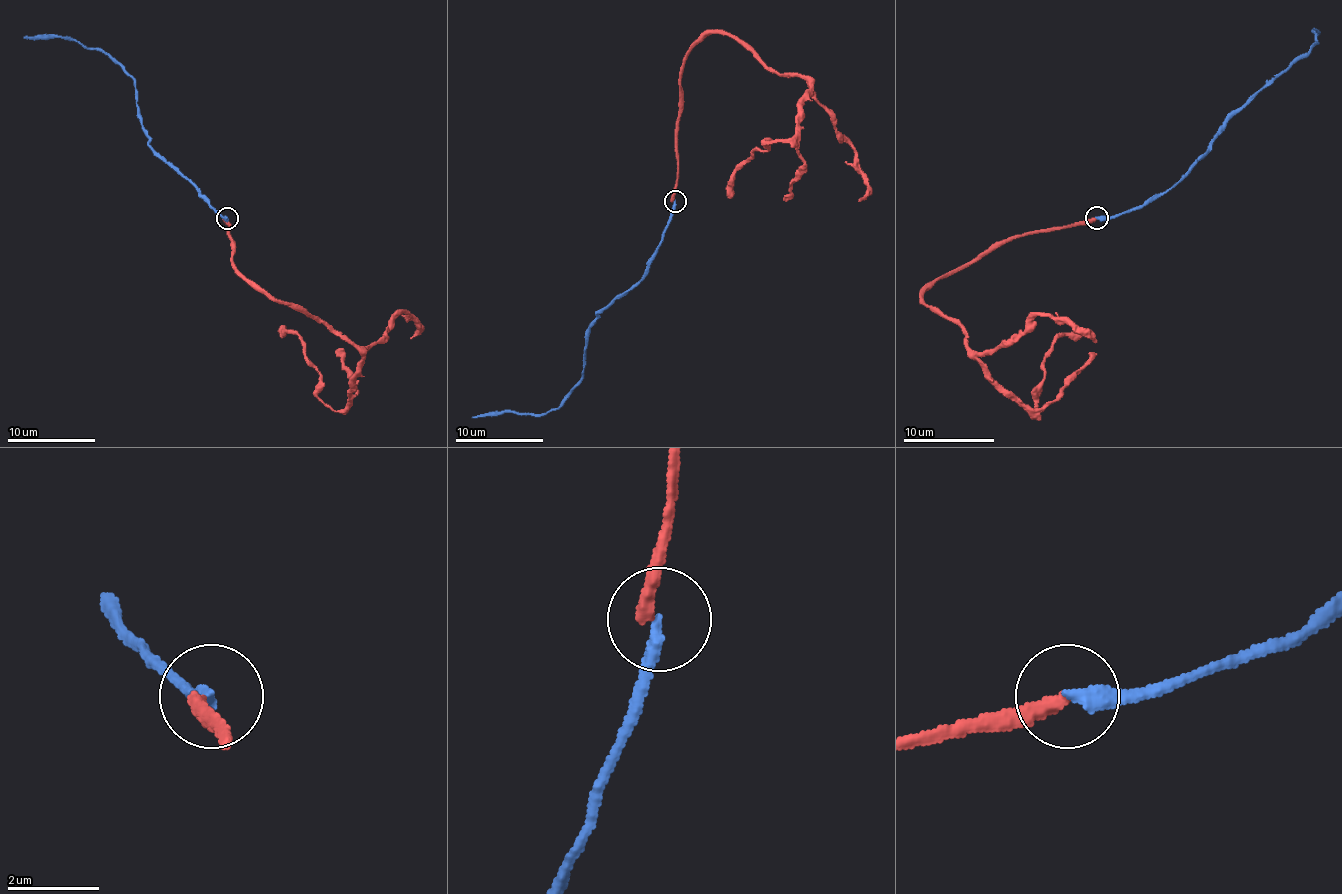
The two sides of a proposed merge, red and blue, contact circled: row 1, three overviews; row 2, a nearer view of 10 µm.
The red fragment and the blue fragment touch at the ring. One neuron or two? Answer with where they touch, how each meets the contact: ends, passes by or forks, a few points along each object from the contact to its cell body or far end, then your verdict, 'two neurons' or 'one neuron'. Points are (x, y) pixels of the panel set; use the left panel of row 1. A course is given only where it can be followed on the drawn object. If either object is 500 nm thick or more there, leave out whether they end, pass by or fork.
at (227, 218); red ends there; blue ends there; red runs (226, 217), (240, 273), (361, 354), (343, 410), (317, 394), (319, 370), (304, 341), (279, 330); blue runs (226, 217), (149, 144), (149, 136), (140, 122), (136, 85), (116, 63), (76, 41), (23, 38); two neurons

